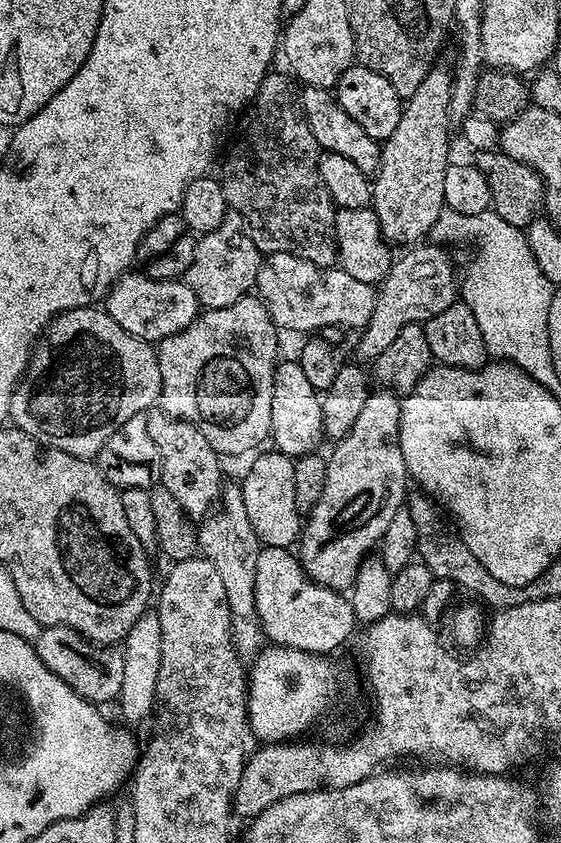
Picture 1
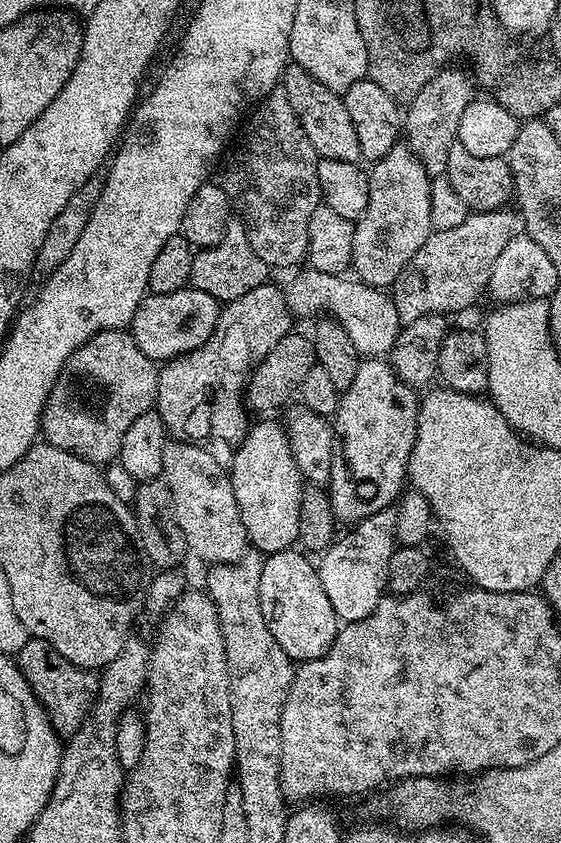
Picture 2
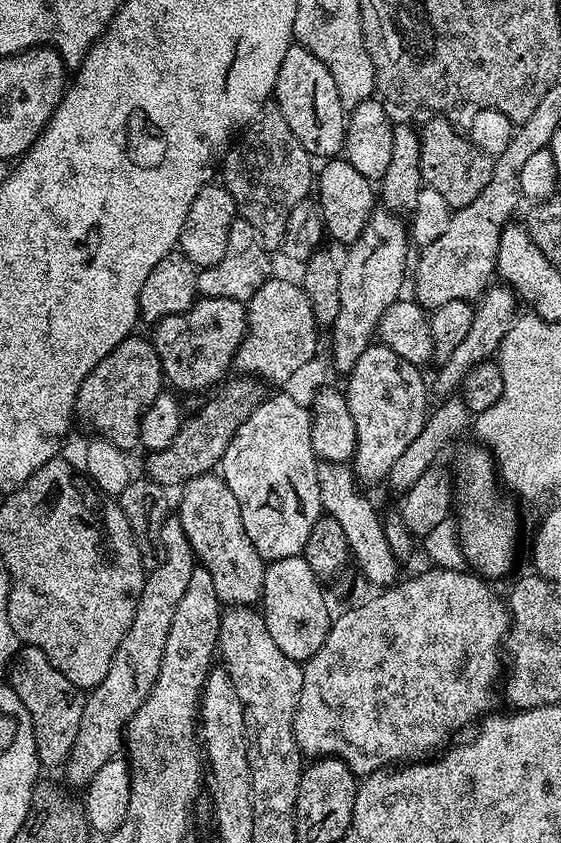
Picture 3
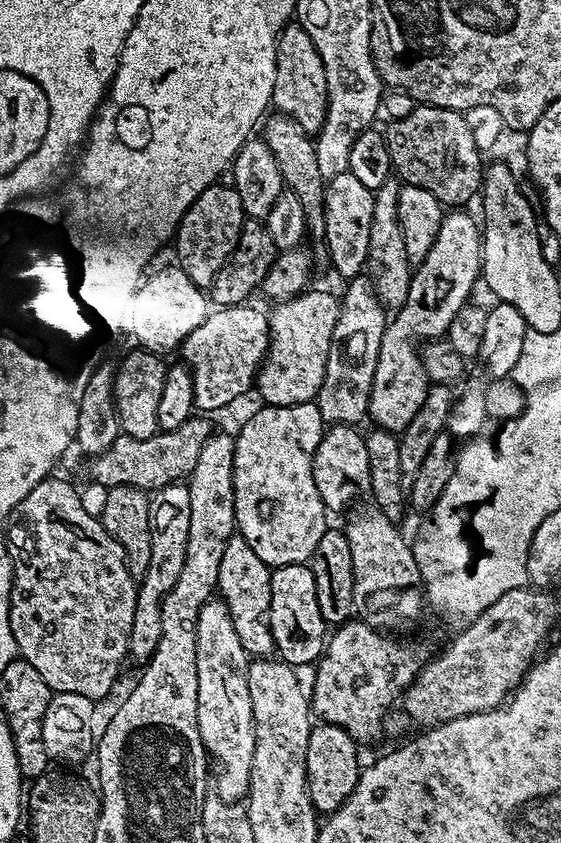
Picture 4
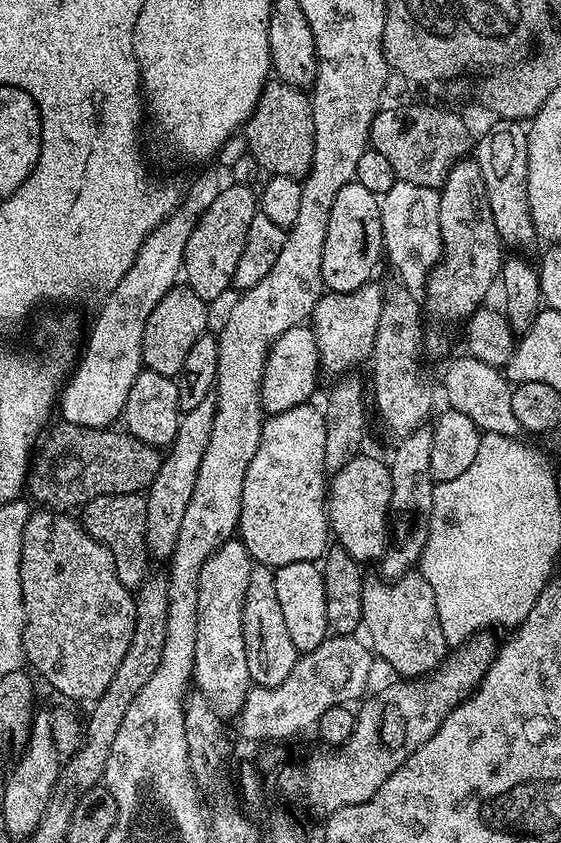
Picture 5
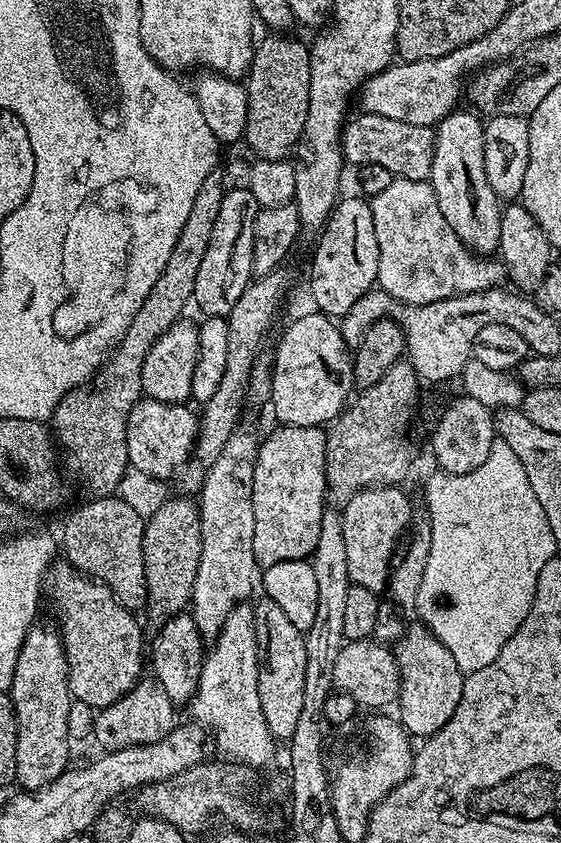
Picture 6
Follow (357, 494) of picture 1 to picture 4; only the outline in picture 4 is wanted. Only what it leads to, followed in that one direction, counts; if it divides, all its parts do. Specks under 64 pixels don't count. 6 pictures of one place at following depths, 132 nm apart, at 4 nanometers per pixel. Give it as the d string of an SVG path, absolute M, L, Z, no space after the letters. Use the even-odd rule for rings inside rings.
M468 210L445 211L442 226L438 226L438 238L434 238L434 246L430 246L430 254L426 254L422 263L415 265L406 302L384 327L382 350L378 350L378 366L374 366L374 386L370 390L368 416L375 427L388 432L403 432L406 426L410 426L410 418L418 414L422 402L426 402L430 381L418 351L420 336L447 337L450 322L454 322L458 310L473 299L472 291L476 284L478 288L484 262L484 238L477 217L475 220L464 211Z

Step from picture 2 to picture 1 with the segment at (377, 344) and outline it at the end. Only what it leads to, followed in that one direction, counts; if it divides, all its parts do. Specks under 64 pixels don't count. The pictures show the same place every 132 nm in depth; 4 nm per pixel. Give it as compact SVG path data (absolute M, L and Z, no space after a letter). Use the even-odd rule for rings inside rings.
M270 252L263 257L255 291L258 299L266 306L270 318L277 329L288 332L308 332L304 334L319 333L326 326L338 326L345 330L359 330L370 322L370 314L374 314L377 289L366 282L358 282L358 278L350 278L350 274L343 272L338 266L331 268L319 268L314 262L306 262L294 254L285 252Z

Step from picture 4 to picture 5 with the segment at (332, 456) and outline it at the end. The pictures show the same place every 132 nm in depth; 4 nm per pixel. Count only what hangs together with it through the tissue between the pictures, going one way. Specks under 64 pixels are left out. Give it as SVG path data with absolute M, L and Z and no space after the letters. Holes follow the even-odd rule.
M355 456L331 477L326 488L328 527L335 543L344 548L350 558L361 562L376 562L389 551L388 507L391 493L390 467L376 456Z

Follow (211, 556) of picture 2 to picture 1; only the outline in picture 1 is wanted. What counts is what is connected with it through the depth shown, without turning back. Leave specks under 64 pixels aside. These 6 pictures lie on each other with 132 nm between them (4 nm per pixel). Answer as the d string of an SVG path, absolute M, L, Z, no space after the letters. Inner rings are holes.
M156 410L148 416L150 426L150 439L154 446L158 446L158 458L160 459L159 483L174 499L178 506L193 521L200 522L217 507L222 491L222 479L220 480L220 453L206 442L202 430L198 430L193 424L185 420L178 420L173 416L167 416L163 410Z

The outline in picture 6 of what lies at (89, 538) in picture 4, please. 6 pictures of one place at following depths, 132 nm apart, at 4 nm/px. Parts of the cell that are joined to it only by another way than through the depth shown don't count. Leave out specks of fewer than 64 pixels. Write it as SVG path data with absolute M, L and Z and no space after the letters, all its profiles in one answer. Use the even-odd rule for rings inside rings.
M56 562L49 567L48 571L44 573L44 584L43 591L46 593L47 599L48 596L52 599L52 604L56 607L56 616L60 619L60 624L58 623L59 636L61 642L64 644L66 662L68 663L69 674L69 690L71 692L71 697L77 705L85 704L86 707L92 708L91 710L99 710L110 706L114 702L118 702L118 698L122 698L124 695L129 692L129 690L142 679L143 670L146 668L146 636L140 633L140 624L135 620L133 613L127 608L123 608L122 605L118 602L118 598L114 598L114 594L111 592L108 587L102 583L101 580L93 580L92 577L84 575L83 572L79 572L77 568L72 567L71 564L67 562Z

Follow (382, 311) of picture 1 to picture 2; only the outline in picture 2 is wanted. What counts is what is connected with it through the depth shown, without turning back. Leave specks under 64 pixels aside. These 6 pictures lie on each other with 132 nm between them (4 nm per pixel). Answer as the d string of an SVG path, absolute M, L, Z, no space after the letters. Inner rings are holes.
M497 210L495 212L476 212L469 214L462 226L454 226L454 230L433 231L432 236L414 254L414 258L404 267L404 272L396 280L390 289L390 295L394 306L398 310L401 321L417 320L426 314L453 314L468 308L481 295L485 295L490 270L494 270L494 261L498 254L502 254L506 242L514 235L515 226L518 220L508 210Z

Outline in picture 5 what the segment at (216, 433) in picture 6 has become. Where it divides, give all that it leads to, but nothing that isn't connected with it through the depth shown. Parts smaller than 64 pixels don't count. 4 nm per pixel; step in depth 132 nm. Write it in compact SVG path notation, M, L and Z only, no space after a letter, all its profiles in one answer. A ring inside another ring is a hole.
M210 398L194 406L194 410L181 415L178 434L172 439L161 468L146 491L146 546L153 561L166 562L174 554L178 530L182 530L182 518L186 514L186 506L190 506L194 482L198 479L198 468L202 466L202 456L206 454L206 445L210 442L210 430L214 430L215 413L216 401Z

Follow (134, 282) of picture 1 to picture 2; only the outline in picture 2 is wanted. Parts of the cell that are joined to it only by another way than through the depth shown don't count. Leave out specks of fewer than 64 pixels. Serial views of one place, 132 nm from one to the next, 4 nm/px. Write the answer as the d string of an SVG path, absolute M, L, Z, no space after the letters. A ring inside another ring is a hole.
M191 286L174 290L174 294L148 294L134 314L130 334L146 358L167 362L198 350L208 341L210 334L214 334L221 307L221 301Z

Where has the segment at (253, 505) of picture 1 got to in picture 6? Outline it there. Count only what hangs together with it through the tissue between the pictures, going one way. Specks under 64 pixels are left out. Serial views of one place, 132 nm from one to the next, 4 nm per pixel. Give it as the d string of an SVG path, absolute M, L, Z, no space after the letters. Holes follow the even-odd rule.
M276 426L268 437L259 441L254 466L254 558L261 569L278 562L308 560L318 546L318 530L322 530L322 514L326 507L328 483L324 477L328 433L323 427Z

